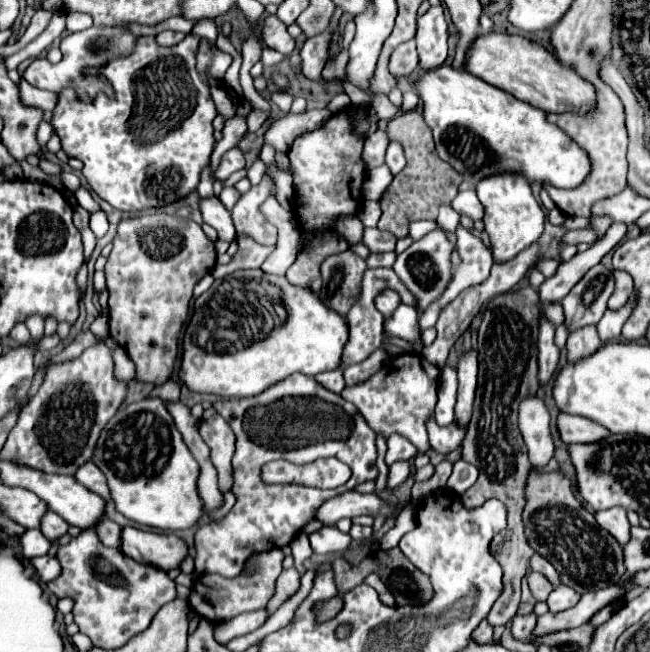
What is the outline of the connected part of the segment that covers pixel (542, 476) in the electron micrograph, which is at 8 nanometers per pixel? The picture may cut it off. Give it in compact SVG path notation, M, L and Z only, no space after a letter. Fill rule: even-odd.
M531 468L525 482L525 496L527 504L523 508L523 526L529 546L557 568L565 586L583 594L613 586L621 580L627 572L623 548L597 524L595 516L585 510L577 498L577 486L571 478L561 470L539 472Z

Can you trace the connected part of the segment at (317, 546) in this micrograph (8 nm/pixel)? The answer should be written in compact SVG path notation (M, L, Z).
M327 526L327 528L321 528L313 534L309 534L309 540L311 540L311 548L315 554L335 554L335 552L343 552L351 546L351 536L349 534L343 534L341 530L337 530L335 526Z

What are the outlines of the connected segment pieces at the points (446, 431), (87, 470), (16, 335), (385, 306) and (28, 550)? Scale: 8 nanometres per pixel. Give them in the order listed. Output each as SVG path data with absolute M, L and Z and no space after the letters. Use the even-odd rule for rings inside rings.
M434 415L429 418L426 427L431 448L442 454L448 454L460 447L467 431L454 421L449 426L440 427Z
M93 462L83 464L83 466L77 470L75 478L77 478L85 488L97 492L97 494L103 496L105 500L111 500L111 498L109 498L109 486L107 486L105 474L103 474L103 472L93 464Z
M17 324L17 326L11 330L11 338L13 338L17 344L21 344L21 346L25 346L25 344L31 342L31 334L29 334L29 330L25 328L25 324Z
M383 290L381 294L377 294L377 298L375 298L375 306L377 306L377 310L383 314L383 316L391 316L391 312L399 306L399 294L397 292L393 292L393 290Z
M25 530L19 536L19 546L23 552L23 558L35 558L35 556L43 556L47 554L47 550L51 548L51 542L41 534L41 530Z

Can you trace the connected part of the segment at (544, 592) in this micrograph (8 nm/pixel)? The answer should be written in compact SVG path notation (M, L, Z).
M531 572L527 576L527 582L529 582L529 590L537 602L545 602L549 592L553 590L553 584L545 576L541 576L539 572Z

